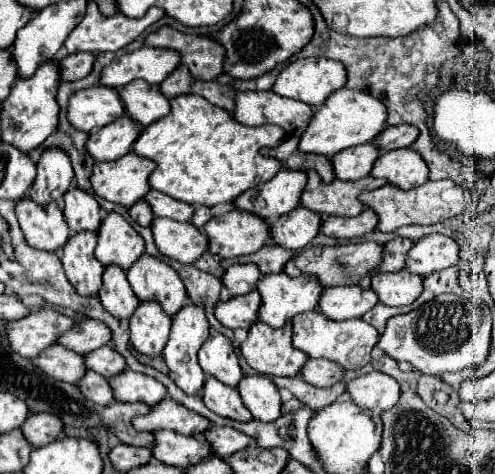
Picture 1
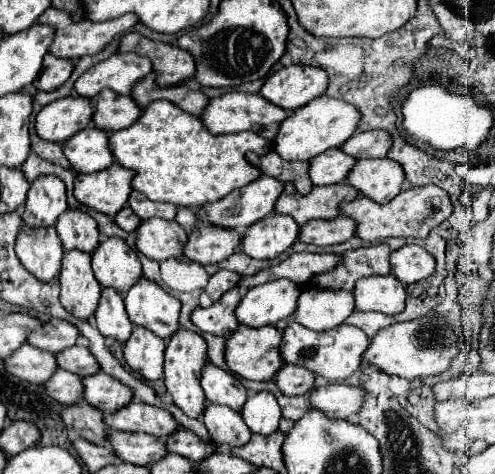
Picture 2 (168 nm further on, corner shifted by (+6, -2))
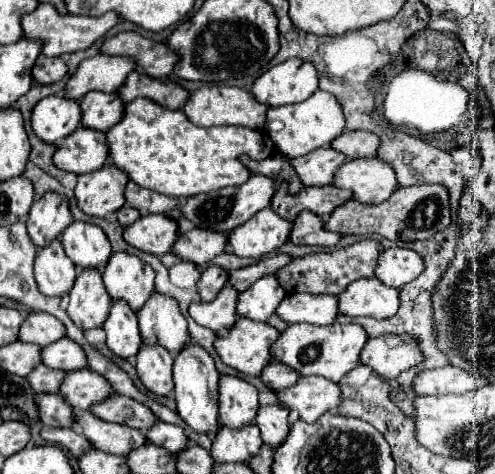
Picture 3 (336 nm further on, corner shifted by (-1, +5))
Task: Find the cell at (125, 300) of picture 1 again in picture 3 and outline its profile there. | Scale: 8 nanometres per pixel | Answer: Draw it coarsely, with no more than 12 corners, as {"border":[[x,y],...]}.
{"border":[[112,302],[104,322],[106,344],[132,358],[142,344],[134,310]]}

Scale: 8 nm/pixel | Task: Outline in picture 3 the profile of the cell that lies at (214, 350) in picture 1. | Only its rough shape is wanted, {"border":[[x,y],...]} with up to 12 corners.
{"border":[[220,376],[220,422],[240,428],[260,406],[258,390],[238,376]]}

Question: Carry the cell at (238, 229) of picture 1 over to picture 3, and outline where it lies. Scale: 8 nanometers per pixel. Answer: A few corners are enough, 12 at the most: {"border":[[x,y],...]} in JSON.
{"border":[[194,228],[180,234],[172,252],[206,264],[222,254],[226,232]]}

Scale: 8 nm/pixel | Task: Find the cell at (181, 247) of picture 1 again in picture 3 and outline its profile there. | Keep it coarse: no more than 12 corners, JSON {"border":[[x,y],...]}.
{"border":[[146,214],[124,230],[128,244],[166,254],[178,240],[178,224]]}

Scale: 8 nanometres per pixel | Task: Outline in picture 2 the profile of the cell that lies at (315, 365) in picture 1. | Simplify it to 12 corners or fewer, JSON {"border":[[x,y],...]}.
{"border":[[283,365],[275,383],[283,395],[305,395],[315,375],[297,365]]}

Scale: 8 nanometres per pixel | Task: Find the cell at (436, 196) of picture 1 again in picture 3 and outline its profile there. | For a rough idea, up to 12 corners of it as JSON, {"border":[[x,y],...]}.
{"border":[[440,184],[398,188],[386,202],[348,200],[326,228],[428,240],[450,226]]}

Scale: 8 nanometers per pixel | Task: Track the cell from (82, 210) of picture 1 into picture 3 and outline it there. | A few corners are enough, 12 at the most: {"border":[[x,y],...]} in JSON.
{"border":[[82,220],[60,236],[68,258],[102,268],[112,250],[104,230]]}

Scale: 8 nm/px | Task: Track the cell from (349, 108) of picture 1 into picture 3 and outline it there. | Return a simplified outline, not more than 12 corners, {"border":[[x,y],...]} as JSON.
{"border":[[330,92],[270,108],[264,130],[288,158],[346,128]]}

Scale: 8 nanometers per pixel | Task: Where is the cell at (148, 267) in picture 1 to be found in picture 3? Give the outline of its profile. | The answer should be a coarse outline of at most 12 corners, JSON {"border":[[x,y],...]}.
{"border":[[152,292],[136,312],[148,344],[172,354],[188,342],[174,298]]}

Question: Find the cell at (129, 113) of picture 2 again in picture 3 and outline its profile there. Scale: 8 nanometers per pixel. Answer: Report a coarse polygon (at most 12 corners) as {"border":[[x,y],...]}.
{"border":[[116,92],[80,100],[82,126],[108,132],[124,116]]}

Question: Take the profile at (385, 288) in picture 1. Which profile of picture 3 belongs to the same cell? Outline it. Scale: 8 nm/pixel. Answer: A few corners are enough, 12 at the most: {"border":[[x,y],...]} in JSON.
{"border":[[360,278],[340,296],[340,314],[390,318],[398,288]]}

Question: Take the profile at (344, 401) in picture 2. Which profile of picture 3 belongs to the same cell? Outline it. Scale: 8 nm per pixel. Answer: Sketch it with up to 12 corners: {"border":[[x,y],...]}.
{"border":[[302,376],[276,396],[306,422],[336,412],[340,386]]}

